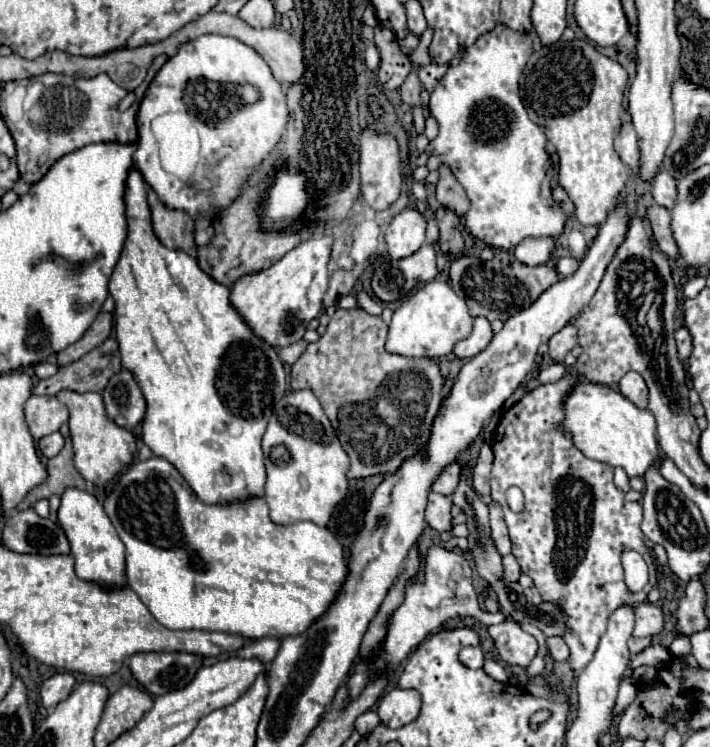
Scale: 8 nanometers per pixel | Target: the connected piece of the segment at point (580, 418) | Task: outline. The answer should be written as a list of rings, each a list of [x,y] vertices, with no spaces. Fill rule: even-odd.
[[[579,381],[565,393],[561,401],[563,423],[561,433],[573,439],[573,445],[589,459],[609,463],[611,467],[623,467],[629,477],[643,477],[649,465],[659,459],[655,417],[647,409],[637,409],[629,399],[609,385]]]

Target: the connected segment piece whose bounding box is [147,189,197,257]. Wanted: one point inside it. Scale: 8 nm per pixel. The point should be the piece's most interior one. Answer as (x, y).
(173, 228)

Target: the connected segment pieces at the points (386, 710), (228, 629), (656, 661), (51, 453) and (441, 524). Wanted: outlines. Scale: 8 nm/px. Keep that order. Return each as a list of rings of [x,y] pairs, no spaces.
[[[395,687],[379,701],[377,713],[383,725],[397,729],[411,723],[419,715],[419,707],[421,707],[419,691]]]
[[[151,457],[147,461],[139,461],[133,463],[117,481],[117,485],[107,493],[105,501],[103,501],[105,513],[109,515],[117,535],[121,537],[121,541],[125,543],[125,561],[127,561],[127,581],[131,583],[131,589],[139,595],[139,599],[147,605],[147,609],[151,611],[151,615],[167,629],[201,629],[201,631],[221,631],[221,633],[229,633],[229,635],[243,635],[249,641],[255,639],[263,639],[263,637],[275,637],[275,639],[283,639],[285,635],[301,635],[305,633],[317,619],[321,619],[321,615],[325,615],[325,611],[329,611],[329,603],[333,603],[333,599],[337,599],[343,583],[345,583],[345,575],[349,575],[349,567],[347,567],[347,555],[343,545],[337,541],[337,537],[325,529],[315,525],[313,521],[297,521],[293,525],[275,525],[269,519],[269,509],[267,503],[263,499],[251,499],[247,503],[235,503],[235,505],[205,505],[197,499],[197,495],[193,493],[193,489],[185,483],[185,479],[181,479],[181,475],[177,473],[177,469],[161,459],[161,457]]]
[[[650,645],[630,663],[632,670],[641,665],[661,666],[672,658],[671,653],[661,645]]]
[[[57,431],[57,433],[51,433],[51,435],[43,437],[43,439],[39,439],[39,449],[41,449],[41,453],[45,457],[55,457],[63,449],[63,443],[65,443],[65,439]]]
[[[429,493],[429,503],[425,509],[425,521],[437,531],[451,531],[451,515],[449,515],[451,499],[439,493]]]

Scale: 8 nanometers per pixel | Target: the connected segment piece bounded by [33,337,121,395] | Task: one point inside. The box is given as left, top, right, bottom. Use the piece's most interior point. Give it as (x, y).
(91, 373)

